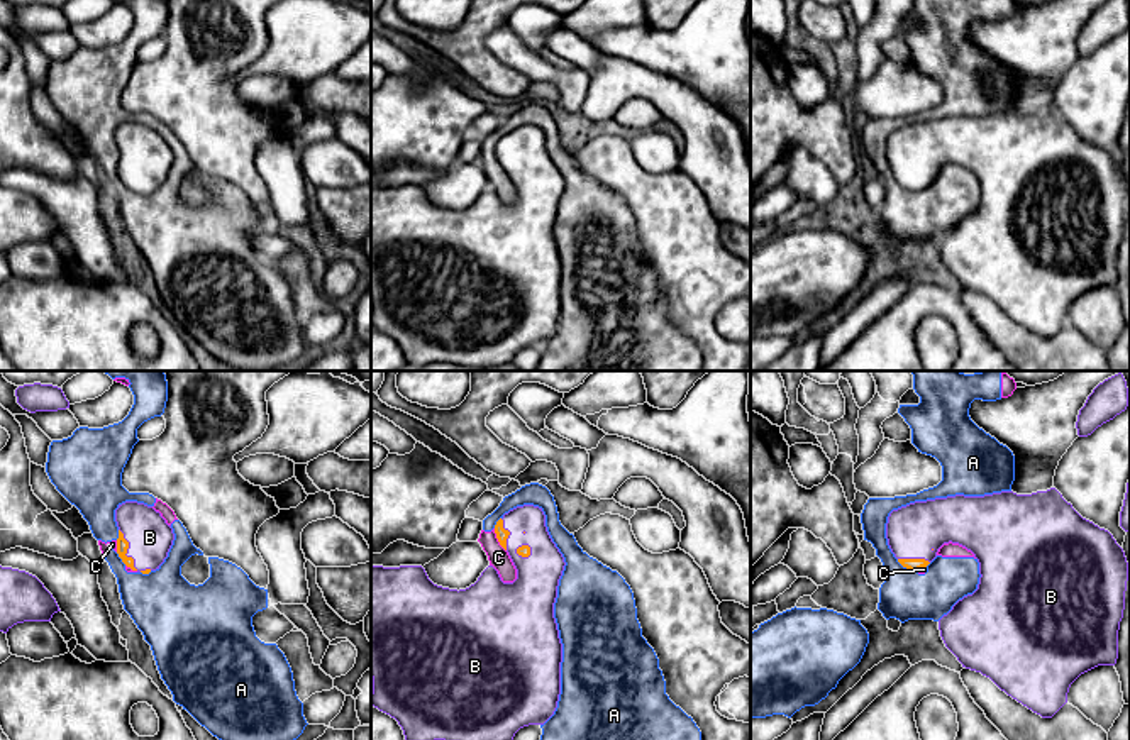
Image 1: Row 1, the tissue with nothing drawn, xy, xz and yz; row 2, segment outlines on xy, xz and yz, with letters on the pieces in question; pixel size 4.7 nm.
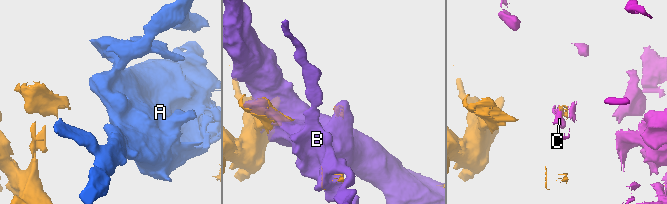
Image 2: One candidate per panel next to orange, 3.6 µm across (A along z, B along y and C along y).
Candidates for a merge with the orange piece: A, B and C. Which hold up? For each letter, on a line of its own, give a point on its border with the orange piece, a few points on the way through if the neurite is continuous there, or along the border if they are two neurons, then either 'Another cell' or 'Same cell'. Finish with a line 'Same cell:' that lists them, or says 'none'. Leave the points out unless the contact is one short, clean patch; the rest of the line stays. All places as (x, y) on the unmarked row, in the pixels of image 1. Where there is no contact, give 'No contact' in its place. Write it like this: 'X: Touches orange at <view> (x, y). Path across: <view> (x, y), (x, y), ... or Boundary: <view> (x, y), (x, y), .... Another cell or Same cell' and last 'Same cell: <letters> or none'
A: Touches orange at yz (907, 188). Another cell
B: Touches orange at xy (129, 178). Same cell
C: Touches orange at xz (498, 161). Boundary: xz (493, 149), (498, 165), (505, 171). Another cell
Same cell: B

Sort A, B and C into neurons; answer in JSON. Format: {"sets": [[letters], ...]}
{"sets": [["A", "C"], ["B"]]}

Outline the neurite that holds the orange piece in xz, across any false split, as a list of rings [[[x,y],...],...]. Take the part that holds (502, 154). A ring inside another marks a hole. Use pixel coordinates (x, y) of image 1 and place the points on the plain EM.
[[[523,125],[505,134],[495,146],[500,166],[508,173],[517,200],[503,203],[498,191],[488,186],[478,202],[466,210],[449,210],[434,205],[422,186],[383,188],[371,186],[371,325],[398,342],[407,362],[461,362],[473,367],[498,367],[512,364],[515,354],[529,345],[544,345],[556,332],[561,315],[562,264],[554,239],[559,200],[564,191],[564,178],[552,163],[542,129]]]

